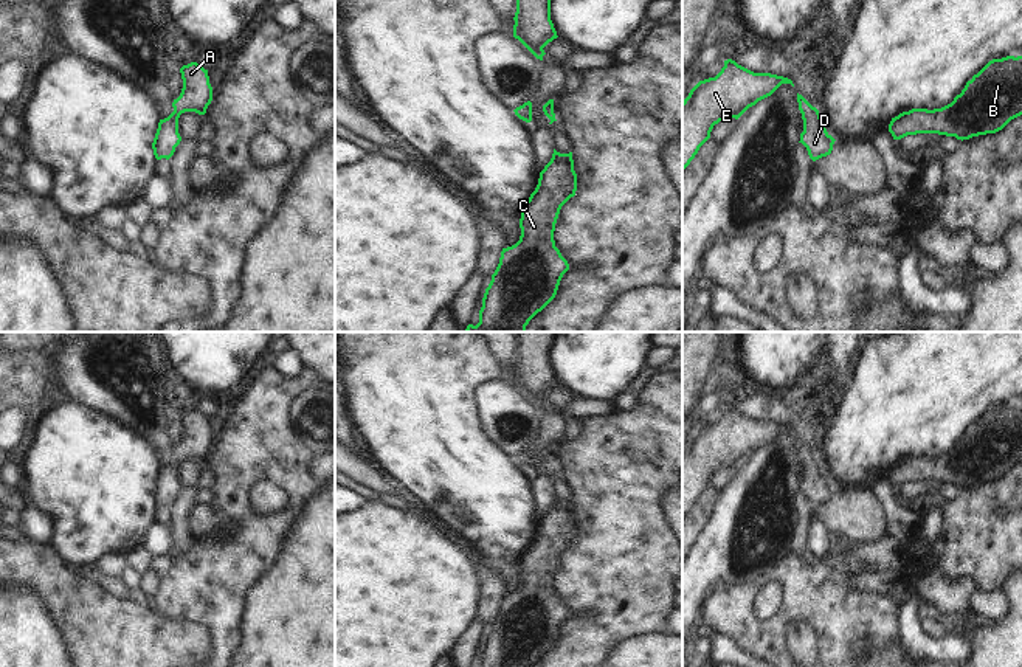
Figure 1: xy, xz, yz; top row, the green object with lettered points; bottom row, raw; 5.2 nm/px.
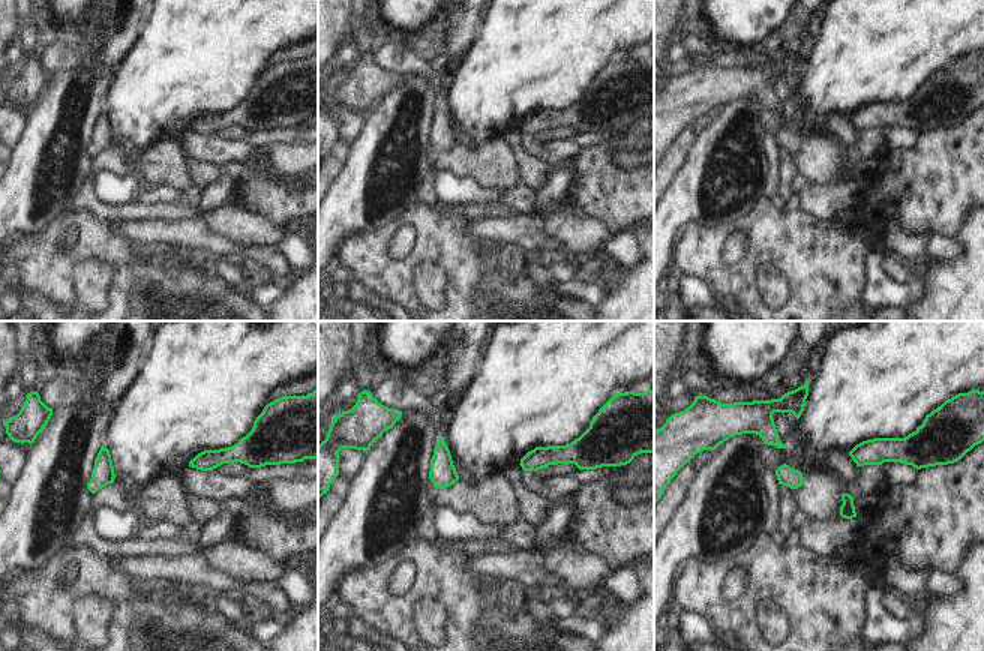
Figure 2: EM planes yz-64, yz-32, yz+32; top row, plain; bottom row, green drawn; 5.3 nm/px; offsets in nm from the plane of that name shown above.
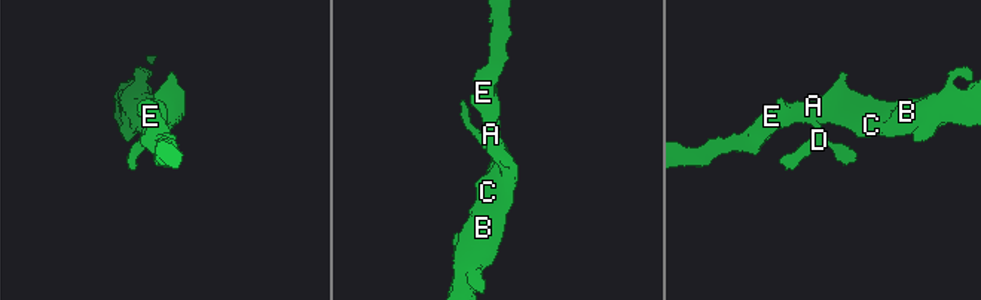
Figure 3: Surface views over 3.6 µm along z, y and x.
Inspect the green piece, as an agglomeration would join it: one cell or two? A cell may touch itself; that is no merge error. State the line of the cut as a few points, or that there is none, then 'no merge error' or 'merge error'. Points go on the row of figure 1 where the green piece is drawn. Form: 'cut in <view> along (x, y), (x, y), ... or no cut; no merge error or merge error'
no cut; no merge error

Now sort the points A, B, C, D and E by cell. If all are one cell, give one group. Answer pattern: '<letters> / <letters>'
A B C D E

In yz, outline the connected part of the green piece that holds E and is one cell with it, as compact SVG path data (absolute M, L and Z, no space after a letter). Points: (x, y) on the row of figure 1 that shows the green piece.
M732 59L724 60L715 78L699 81L682 101L682 171L710 138L715 124L730 118L738 119L782 84L794 87L788 78L754 73Z

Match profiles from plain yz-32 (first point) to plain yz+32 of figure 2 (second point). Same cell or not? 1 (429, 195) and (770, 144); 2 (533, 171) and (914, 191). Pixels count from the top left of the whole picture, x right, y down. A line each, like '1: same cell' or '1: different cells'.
1: same cell
2: different cells

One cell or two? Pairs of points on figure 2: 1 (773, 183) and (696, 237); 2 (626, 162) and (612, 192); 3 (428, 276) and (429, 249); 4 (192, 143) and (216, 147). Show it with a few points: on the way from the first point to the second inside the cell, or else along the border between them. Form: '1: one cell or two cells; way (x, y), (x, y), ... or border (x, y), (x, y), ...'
1: two cells; border (764, 198), (777, 201)
2: two cells; border (614, 152), (618, 165), (638, 167)
3: two cells; border (413, 269), (437, 263), (447, 275), (449, 291)
4: one cell; way (198, 146), (210, 147)

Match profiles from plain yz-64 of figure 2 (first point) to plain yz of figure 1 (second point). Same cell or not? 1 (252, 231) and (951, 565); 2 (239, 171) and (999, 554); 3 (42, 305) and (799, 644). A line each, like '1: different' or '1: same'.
1: different
2: different
3: same

